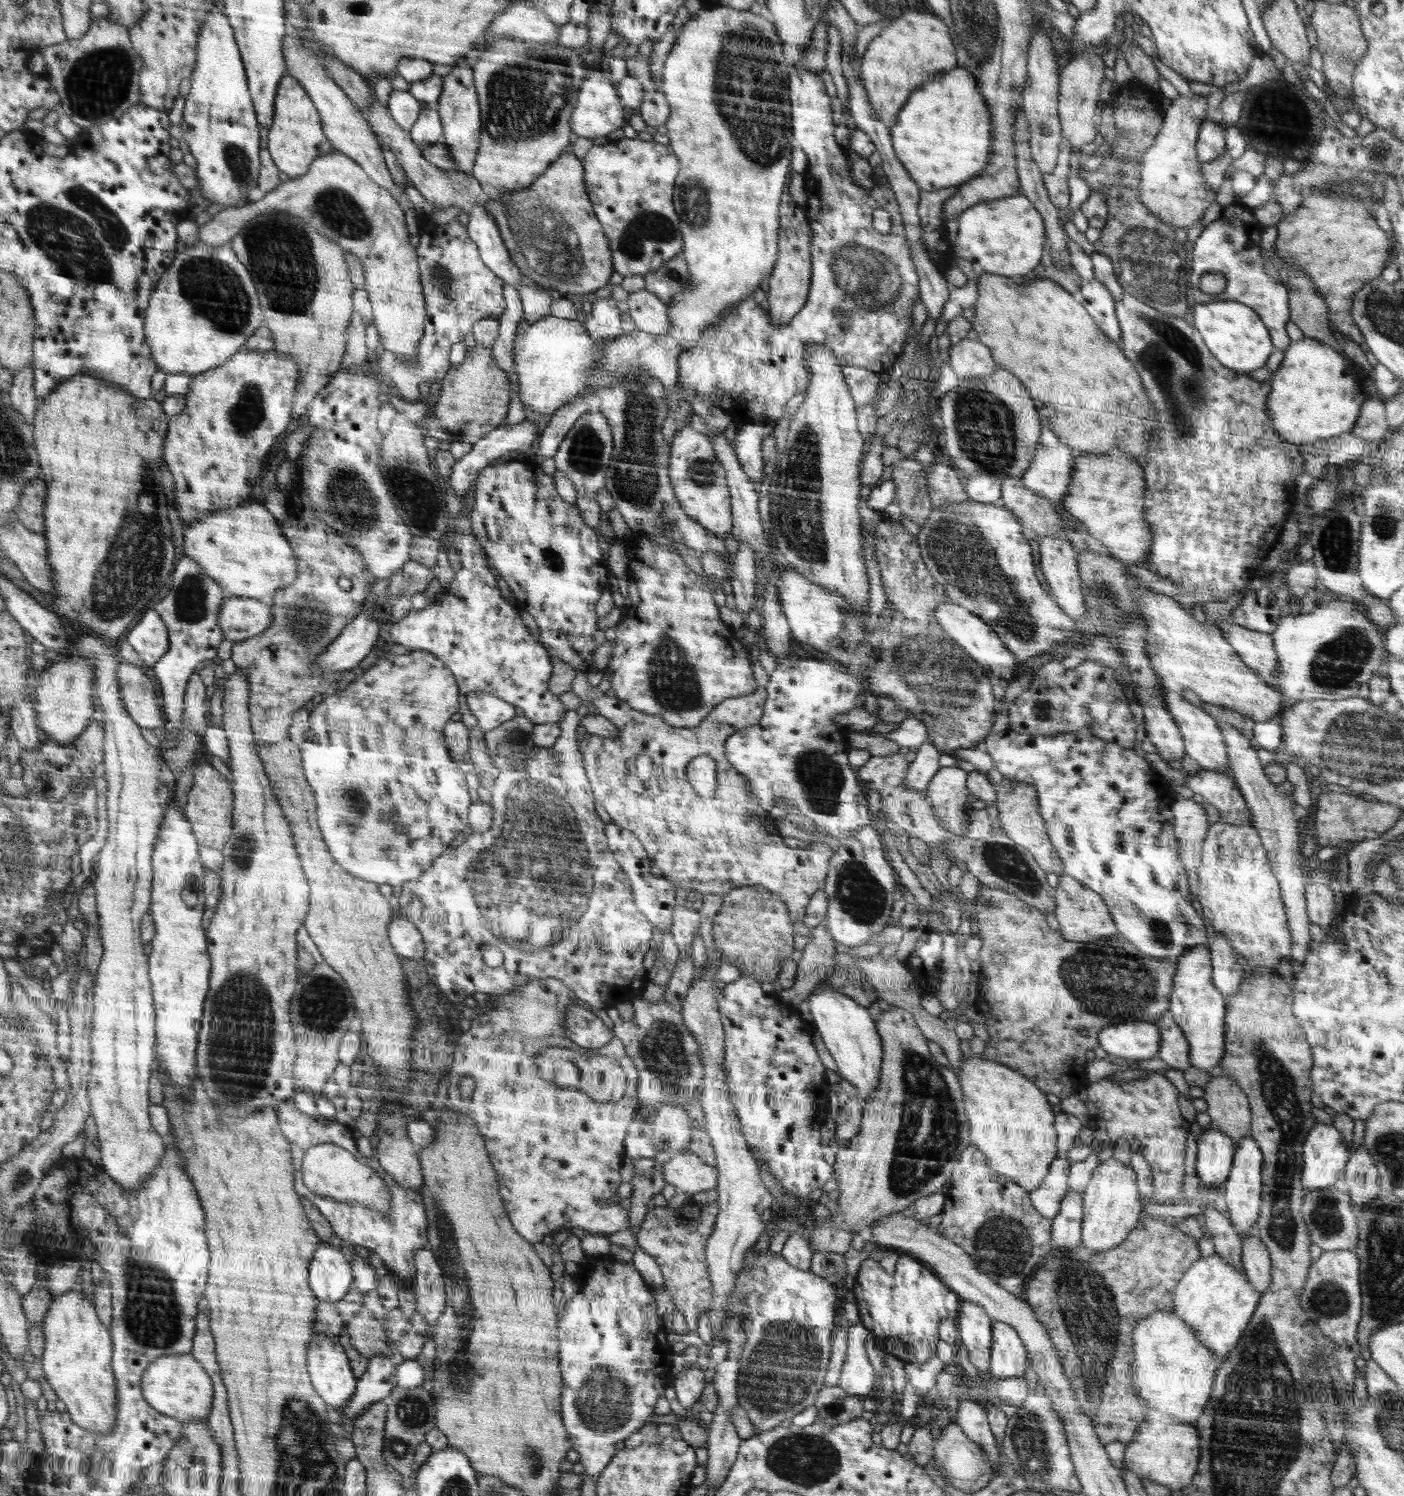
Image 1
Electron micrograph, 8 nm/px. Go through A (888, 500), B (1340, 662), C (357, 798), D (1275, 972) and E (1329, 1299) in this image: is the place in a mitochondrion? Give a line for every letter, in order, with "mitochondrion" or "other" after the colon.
A: other
B: mitochondrion
C: mitochondrion
D: other
E: mitochondrion

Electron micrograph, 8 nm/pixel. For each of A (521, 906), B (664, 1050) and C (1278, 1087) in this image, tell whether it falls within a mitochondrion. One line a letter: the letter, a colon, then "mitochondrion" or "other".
A: mitochondrion
B: mitochondrion
C: mitochondrion

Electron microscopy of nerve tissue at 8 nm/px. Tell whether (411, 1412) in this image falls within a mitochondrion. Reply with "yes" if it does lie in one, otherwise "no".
yes

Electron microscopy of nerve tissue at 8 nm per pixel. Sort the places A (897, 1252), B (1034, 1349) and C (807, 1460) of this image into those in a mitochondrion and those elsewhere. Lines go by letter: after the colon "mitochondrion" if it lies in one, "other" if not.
A: other
B: other
C: mitochondrion

